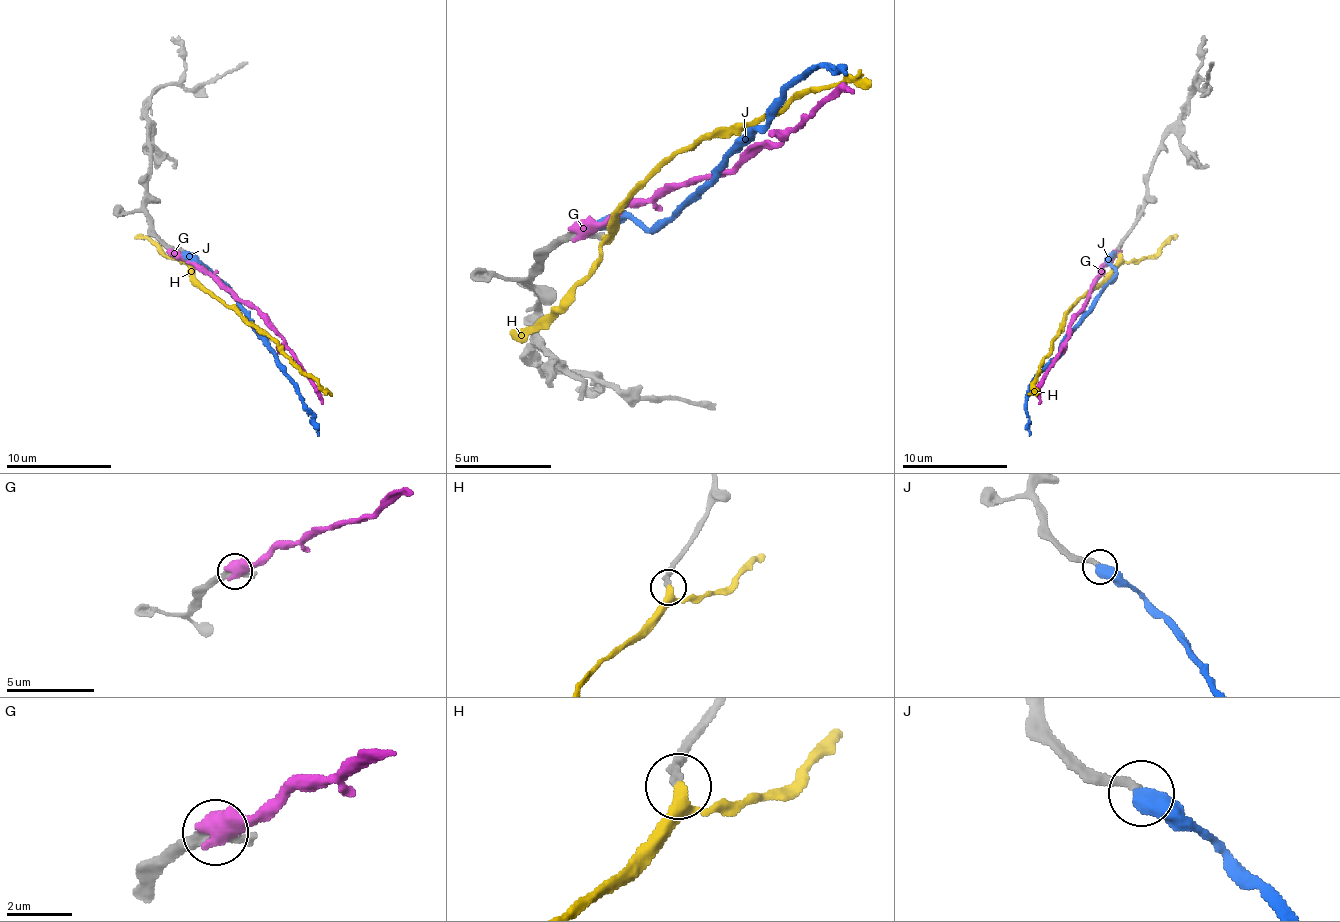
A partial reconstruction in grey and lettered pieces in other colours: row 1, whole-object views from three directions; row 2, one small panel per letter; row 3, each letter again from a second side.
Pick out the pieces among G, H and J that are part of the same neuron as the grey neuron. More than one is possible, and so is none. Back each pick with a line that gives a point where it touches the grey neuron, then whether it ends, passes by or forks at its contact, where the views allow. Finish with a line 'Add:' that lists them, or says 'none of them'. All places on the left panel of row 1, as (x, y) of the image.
H: Touches grey at (186, 254). It passes by
Add: H

